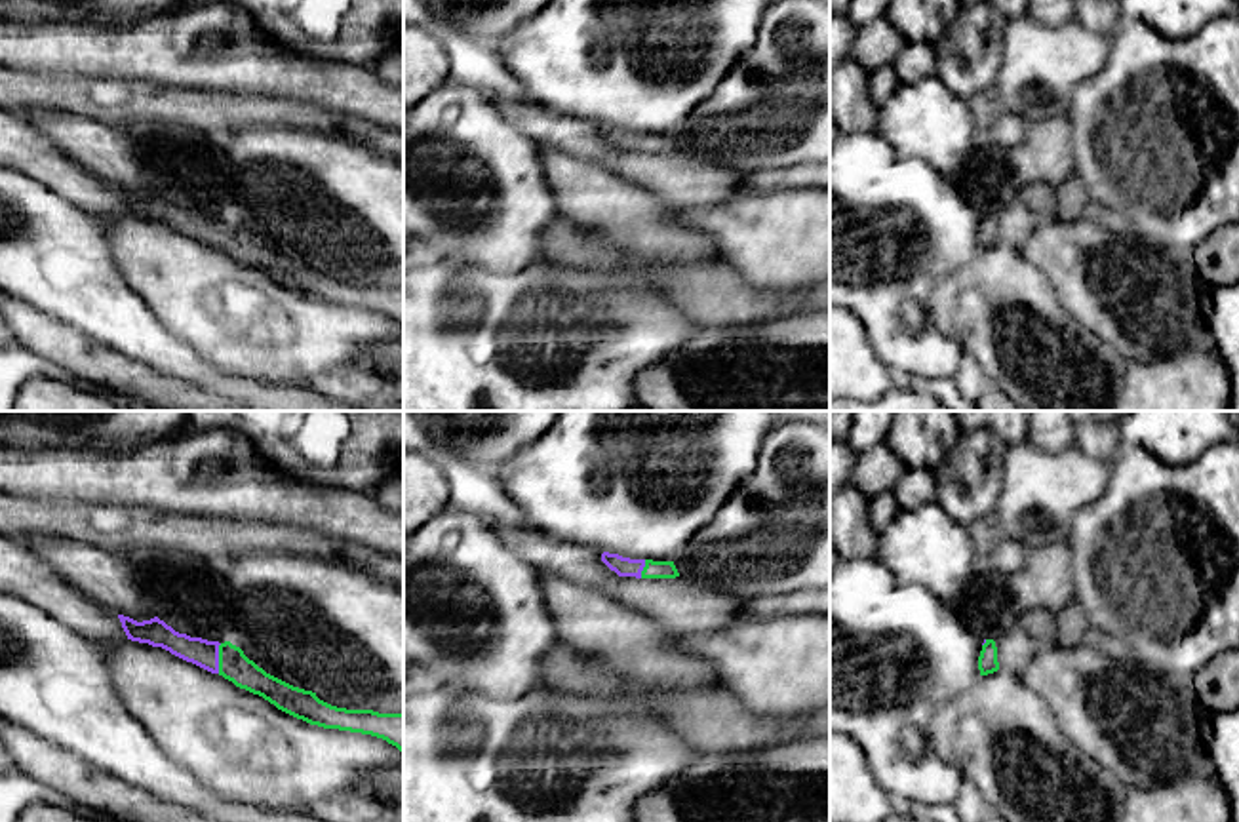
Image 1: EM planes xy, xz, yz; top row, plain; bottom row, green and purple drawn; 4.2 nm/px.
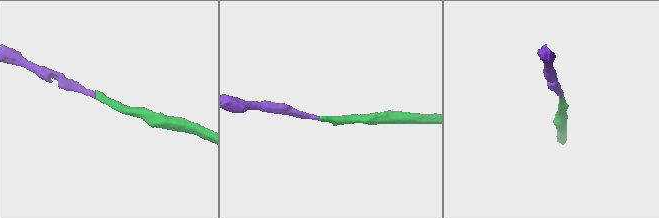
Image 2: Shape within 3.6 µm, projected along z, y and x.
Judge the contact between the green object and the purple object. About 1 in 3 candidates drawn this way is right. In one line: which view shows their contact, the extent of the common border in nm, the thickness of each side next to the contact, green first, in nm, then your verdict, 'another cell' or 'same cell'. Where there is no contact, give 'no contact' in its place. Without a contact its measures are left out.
xy | 130 nm | 130/120 nm | same cell

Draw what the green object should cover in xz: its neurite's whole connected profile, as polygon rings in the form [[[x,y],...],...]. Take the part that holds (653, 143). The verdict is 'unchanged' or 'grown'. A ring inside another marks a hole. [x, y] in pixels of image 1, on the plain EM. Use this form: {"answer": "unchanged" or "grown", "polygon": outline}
{"answer": "grown", "polygon": [[[601,127],[601,135],[619,150],[636,152],[676,152],[679,150],[674,135],[630,133],[619,127]]]}

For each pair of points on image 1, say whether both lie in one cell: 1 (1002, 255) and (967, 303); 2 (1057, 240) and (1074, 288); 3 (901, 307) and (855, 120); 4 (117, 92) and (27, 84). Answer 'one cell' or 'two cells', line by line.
1: one cell
2: one cell
3: two cells
4: one cell

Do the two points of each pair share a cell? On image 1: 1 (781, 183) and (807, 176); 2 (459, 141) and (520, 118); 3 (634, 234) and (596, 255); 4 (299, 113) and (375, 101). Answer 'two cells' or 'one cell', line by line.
1: one cell
2: two cells
3: two cells
4: two cells

